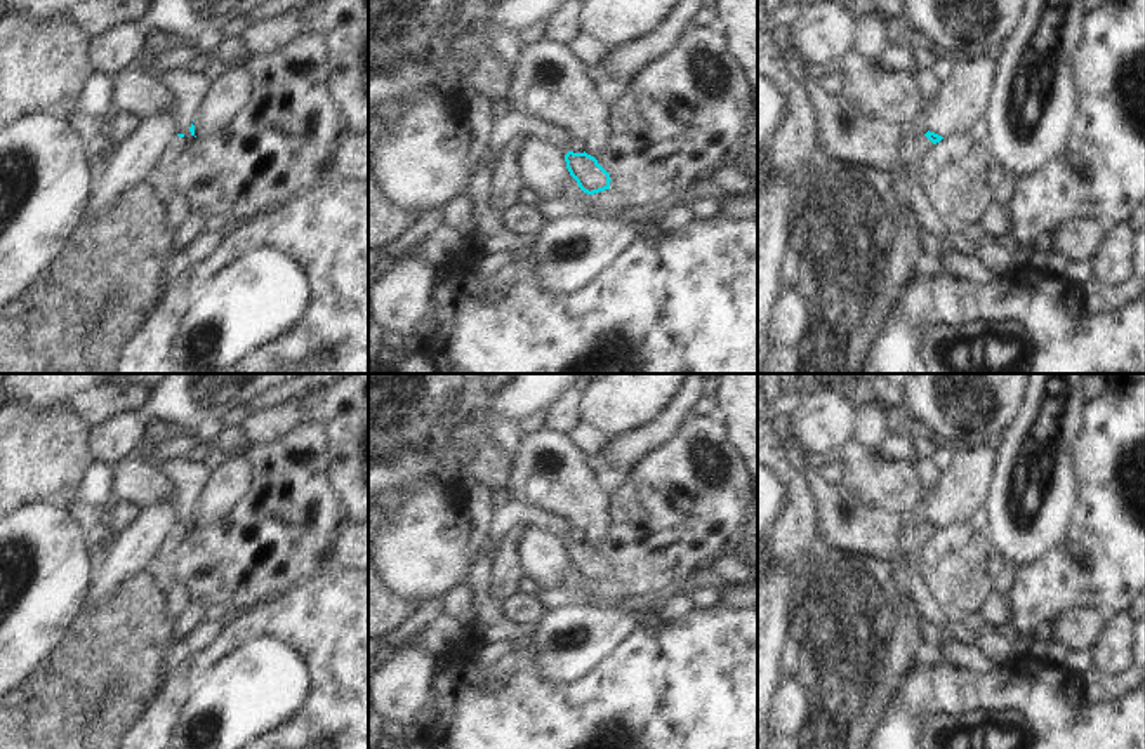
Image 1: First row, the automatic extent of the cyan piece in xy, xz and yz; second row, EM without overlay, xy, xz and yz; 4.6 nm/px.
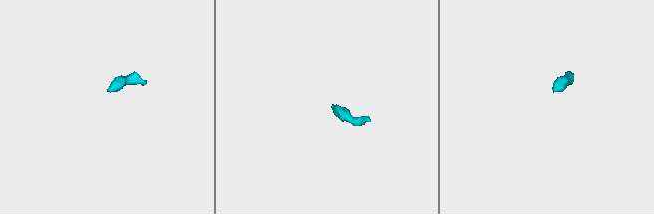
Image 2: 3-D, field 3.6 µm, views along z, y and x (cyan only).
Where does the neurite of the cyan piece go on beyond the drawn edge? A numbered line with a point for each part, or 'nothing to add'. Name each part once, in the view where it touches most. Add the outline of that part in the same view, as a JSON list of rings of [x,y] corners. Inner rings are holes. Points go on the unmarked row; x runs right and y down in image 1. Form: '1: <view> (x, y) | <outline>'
1: yz (914, 537) | [[[907,521],[897,551],[910,549],[914,553],[914,563],[910,567],[912,600],[923,610],[923,619],[940,627],[949,617],[940,610],[938,603],[930,594],[919,570],[924,544],[931,539],[931,535],[933,532],[926,525],[914,525],[912,521]]]

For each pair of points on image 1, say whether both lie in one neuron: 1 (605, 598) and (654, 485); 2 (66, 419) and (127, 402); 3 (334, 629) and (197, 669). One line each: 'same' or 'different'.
1: same
2: different
3: same

